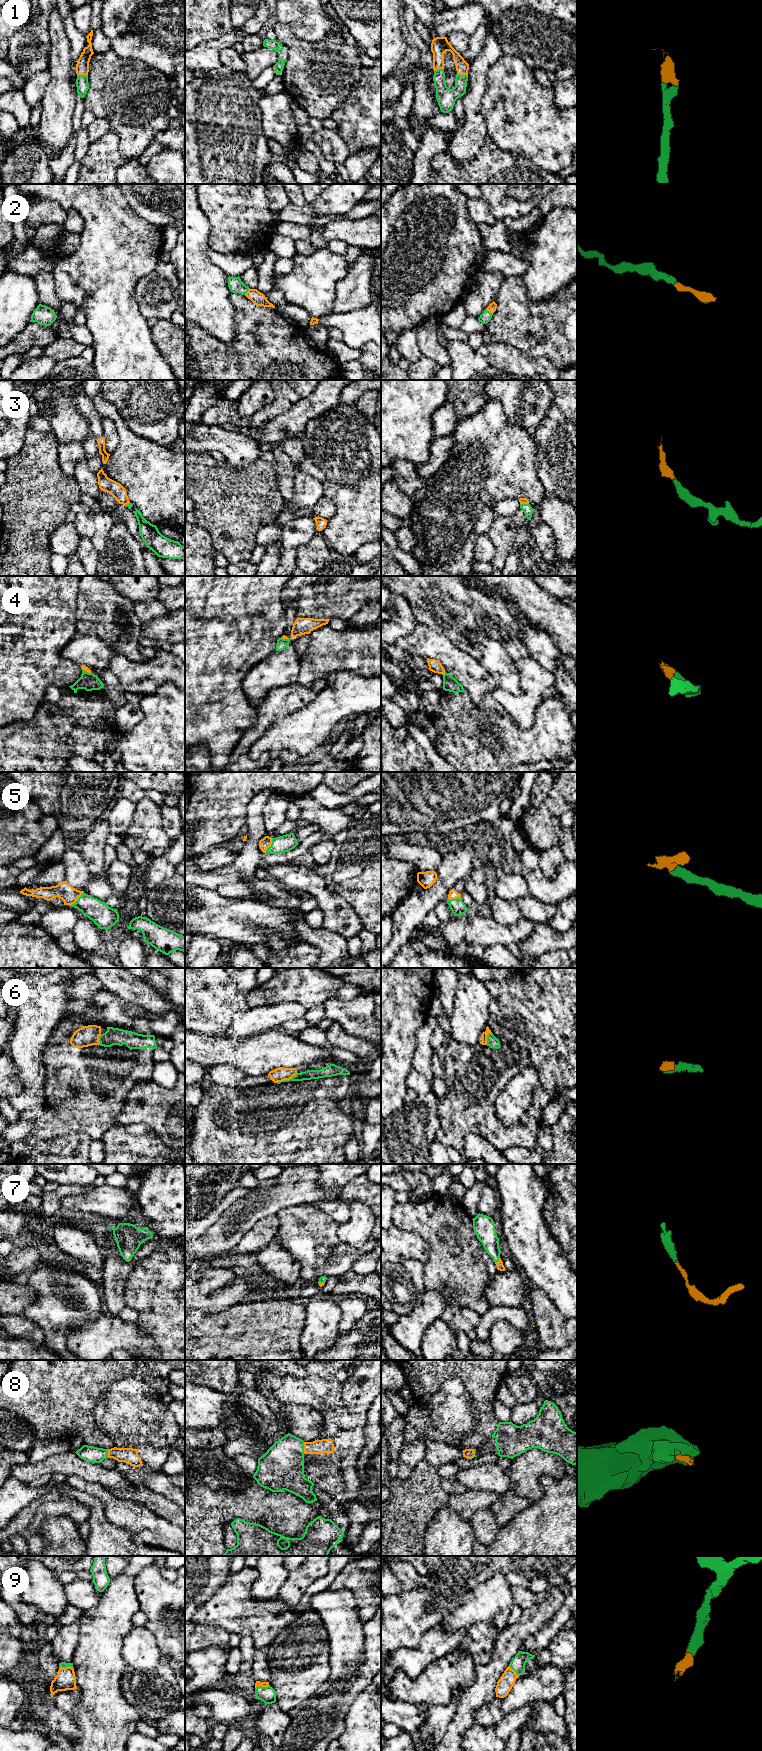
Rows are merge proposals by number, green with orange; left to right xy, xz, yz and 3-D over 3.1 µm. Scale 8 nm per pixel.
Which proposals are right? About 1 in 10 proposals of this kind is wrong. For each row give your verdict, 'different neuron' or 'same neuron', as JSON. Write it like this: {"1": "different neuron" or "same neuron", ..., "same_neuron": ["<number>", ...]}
{"1": "same neuron", "2": "same neuron", "3": "same neuron", "4": "same neuron", "5": "same neuron", "6": "same neuron", "7": "same neuron", "8": "same neuron", "9": "same neuron", "same_neuron": ["1", "2", "3", "4", "5", "6", "7", "8", "9"]}

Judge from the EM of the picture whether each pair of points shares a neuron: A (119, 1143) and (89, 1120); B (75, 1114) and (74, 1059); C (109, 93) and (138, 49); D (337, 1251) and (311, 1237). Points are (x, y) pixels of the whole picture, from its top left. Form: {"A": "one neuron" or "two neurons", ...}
{"A": "two neurons", "B": "one neuron", "C": "two neurons", "D": "one neuron"}

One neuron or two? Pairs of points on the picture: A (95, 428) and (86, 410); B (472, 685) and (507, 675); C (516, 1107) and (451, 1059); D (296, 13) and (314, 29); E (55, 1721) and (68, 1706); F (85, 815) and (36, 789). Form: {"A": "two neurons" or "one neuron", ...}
{"A": "one neuron", "B": "two neurons", "C": "two neurons", "D": "one neuron", "E": "two neurons", "F": "one neuron"}

